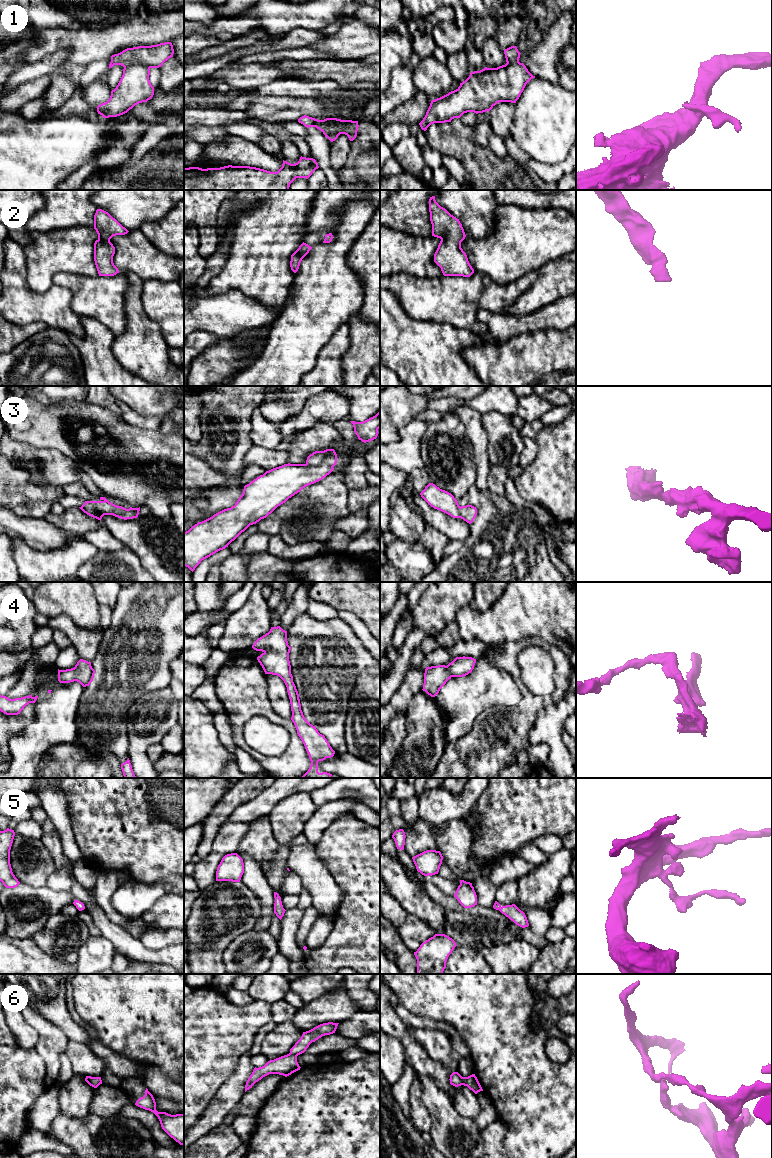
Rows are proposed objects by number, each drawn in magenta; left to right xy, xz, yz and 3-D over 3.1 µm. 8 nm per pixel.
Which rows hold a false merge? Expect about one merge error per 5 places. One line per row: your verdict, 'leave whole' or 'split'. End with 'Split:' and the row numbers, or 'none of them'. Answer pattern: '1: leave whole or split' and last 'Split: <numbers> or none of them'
1: leave whole
2: leave whole
3: leave whole
4: leave whole
5: leave whole
6: leave whole
Split: none of them

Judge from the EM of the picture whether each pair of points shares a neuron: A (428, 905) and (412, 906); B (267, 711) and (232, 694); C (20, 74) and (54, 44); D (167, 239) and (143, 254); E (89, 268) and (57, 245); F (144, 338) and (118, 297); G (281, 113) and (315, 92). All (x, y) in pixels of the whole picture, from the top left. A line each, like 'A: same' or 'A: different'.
A: same
B: same
C: different
D: different
E: same
F: different
G: different

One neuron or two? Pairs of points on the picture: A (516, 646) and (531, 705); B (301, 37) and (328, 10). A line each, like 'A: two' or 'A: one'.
A: one
B: two

